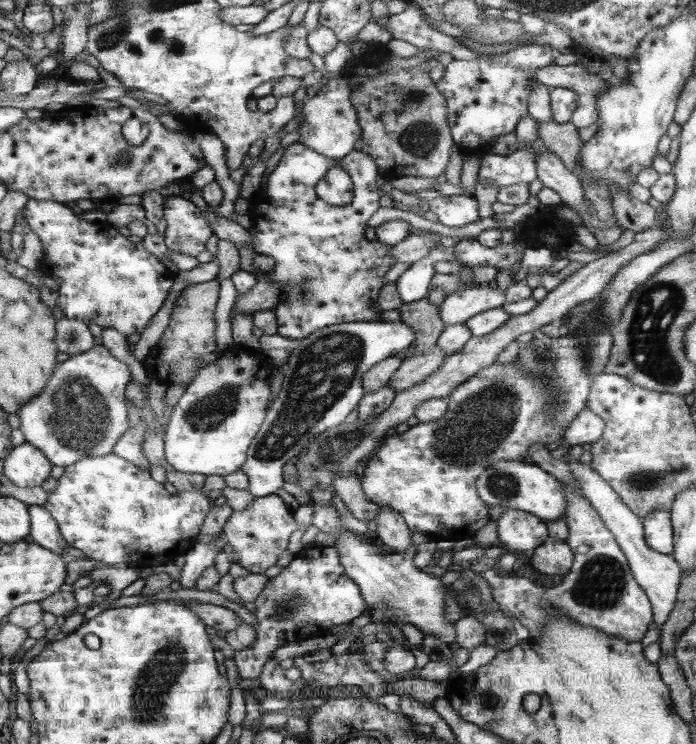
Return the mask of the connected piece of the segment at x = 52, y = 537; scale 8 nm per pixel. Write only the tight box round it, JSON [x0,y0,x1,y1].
[28,505,67,558]

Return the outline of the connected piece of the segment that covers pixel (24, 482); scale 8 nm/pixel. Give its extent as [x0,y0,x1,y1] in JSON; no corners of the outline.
[4,442,52,486]

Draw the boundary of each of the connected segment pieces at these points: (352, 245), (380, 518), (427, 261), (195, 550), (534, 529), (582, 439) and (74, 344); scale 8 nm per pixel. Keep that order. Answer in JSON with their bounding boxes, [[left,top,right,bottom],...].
[[248,143,395,340],[375,506,413,553],[395,247,453,303],[180,532,226,588],[498,508,550,552],[564,408,606,446],[55,317,96,356]]

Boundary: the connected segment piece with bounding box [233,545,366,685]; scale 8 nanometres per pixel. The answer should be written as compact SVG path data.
M320 545L303 548L278 575L270 577L264 590L255 597L254 606L256 609L251 613L257 618L256 642L247 650L236 651L233 657L243 685L260 677L263 666L271 659L271 652L280 646L324 635L330 626L347 624L366 610L362 591L348 578L338 551L320 548Z

